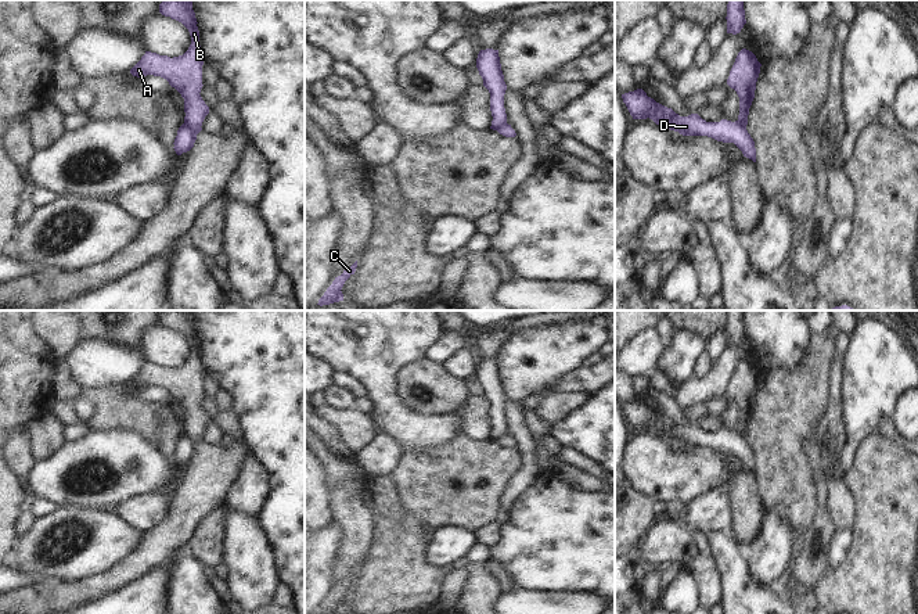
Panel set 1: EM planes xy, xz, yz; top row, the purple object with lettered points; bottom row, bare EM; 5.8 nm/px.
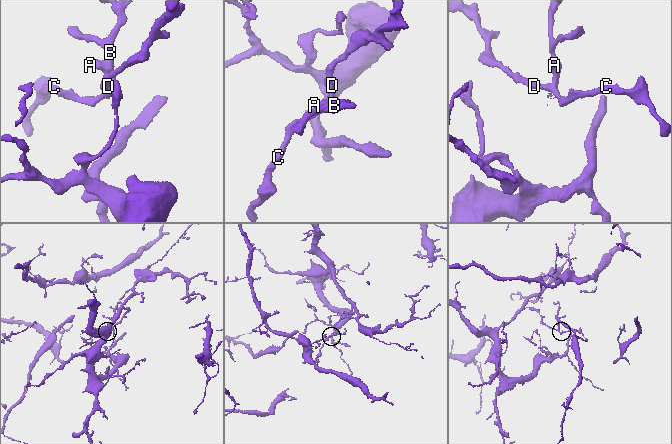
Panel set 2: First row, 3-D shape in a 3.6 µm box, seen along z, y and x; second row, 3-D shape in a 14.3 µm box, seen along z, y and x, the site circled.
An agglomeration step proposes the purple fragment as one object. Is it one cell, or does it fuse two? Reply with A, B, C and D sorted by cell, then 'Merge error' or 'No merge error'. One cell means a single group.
Groups: A B / C D. Merge error

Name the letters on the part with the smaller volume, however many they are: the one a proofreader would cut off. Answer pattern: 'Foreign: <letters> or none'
Foreign: A, B

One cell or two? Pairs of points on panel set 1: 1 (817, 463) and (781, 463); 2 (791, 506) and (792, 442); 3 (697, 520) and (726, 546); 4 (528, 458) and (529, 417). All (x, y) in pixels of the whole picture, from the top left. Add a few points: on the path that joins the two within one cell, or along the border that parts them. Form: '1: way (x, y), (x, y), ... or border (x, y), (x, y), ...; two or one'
1: border (806, 441), (805, 451), (812, 466), (817, 495); two
2: way (791, 491), (791, 458); one
3: border (705, 531), (727, 531), (730, 534); two
4: border (524, 409), (524, 424), (533, 441), (537, 463); two

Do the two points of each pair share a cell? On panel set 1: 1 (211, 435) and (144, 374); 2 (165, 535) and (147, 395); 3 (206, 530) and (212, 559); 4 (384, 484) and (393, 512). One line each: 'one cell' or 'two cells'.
1: two cells
2: two cells
3: one cell
4: one cell

